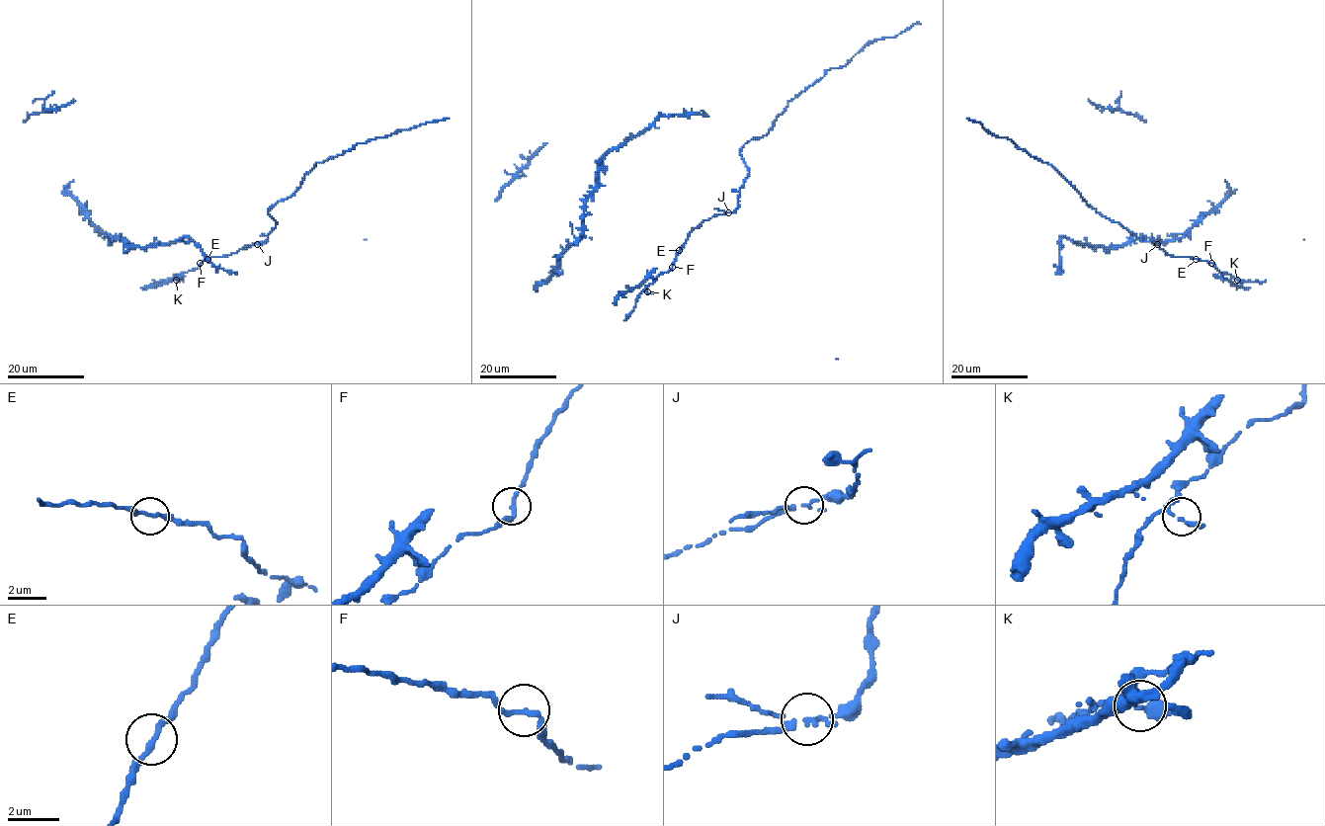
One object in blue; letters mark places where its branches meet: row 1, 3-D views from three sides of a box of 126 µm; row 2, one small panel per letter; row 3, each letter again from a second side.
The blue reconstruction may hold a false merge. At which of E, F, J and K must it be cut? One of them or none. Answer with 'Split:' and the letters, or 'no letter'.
Split: no letter

